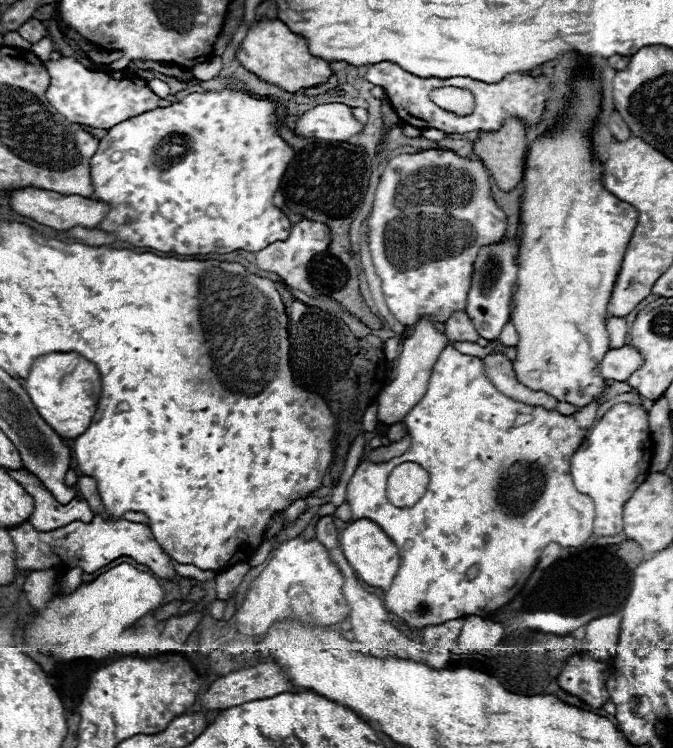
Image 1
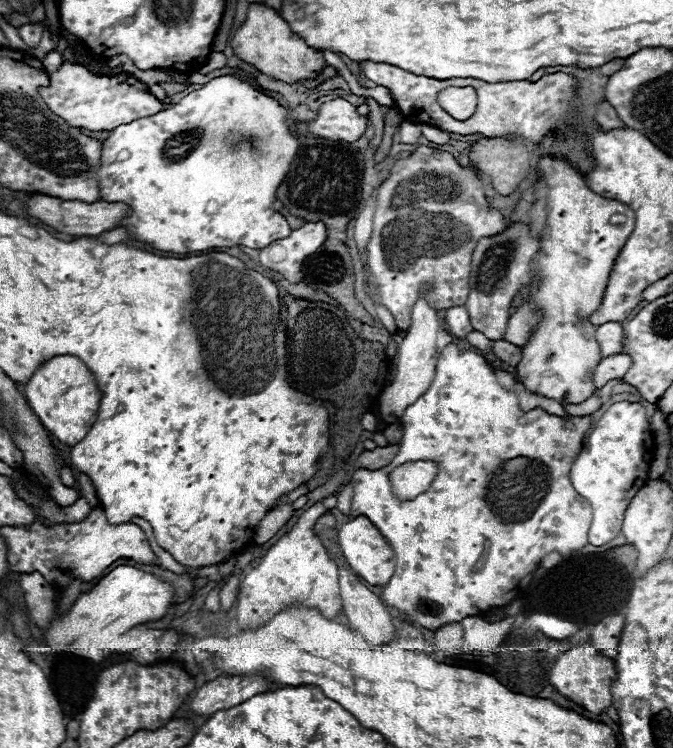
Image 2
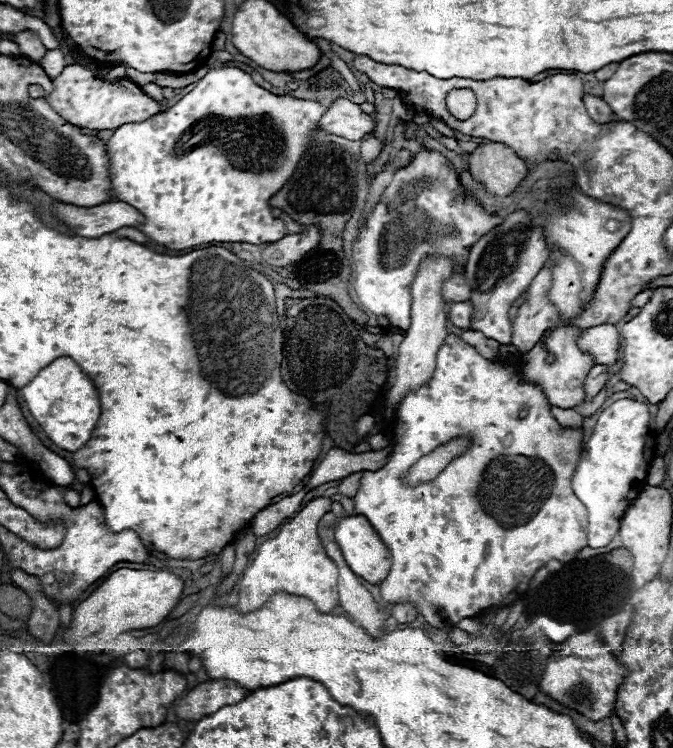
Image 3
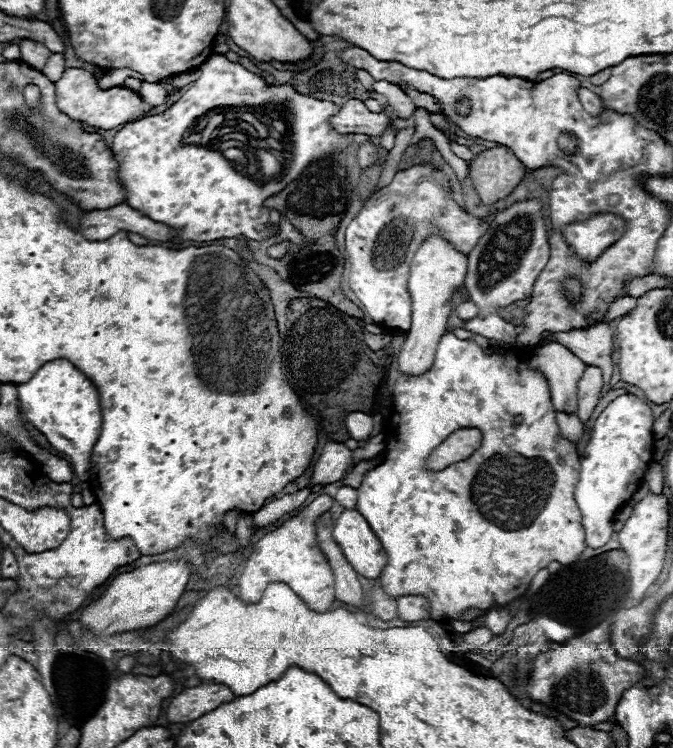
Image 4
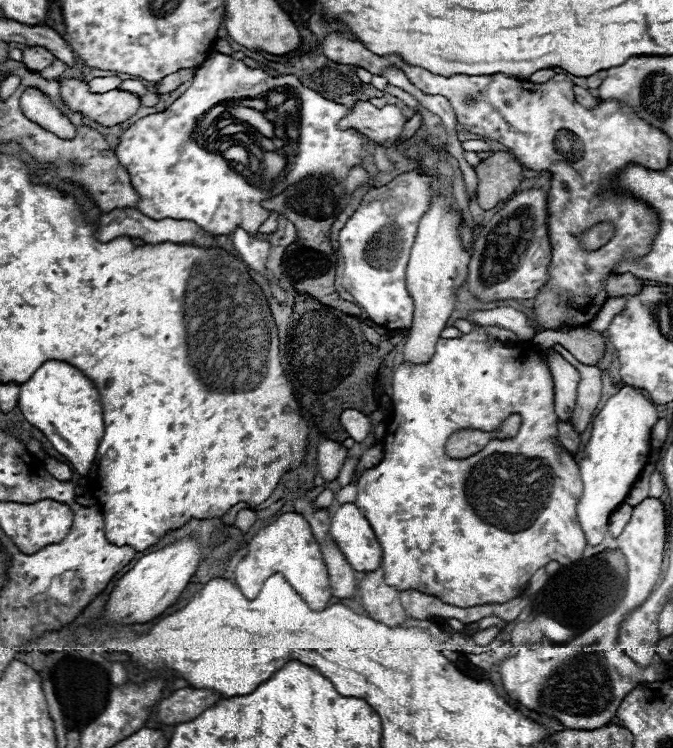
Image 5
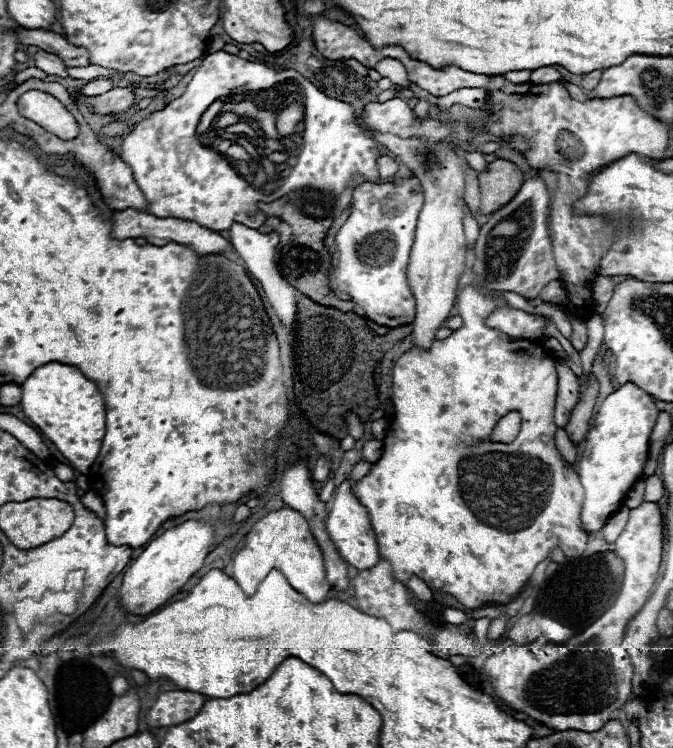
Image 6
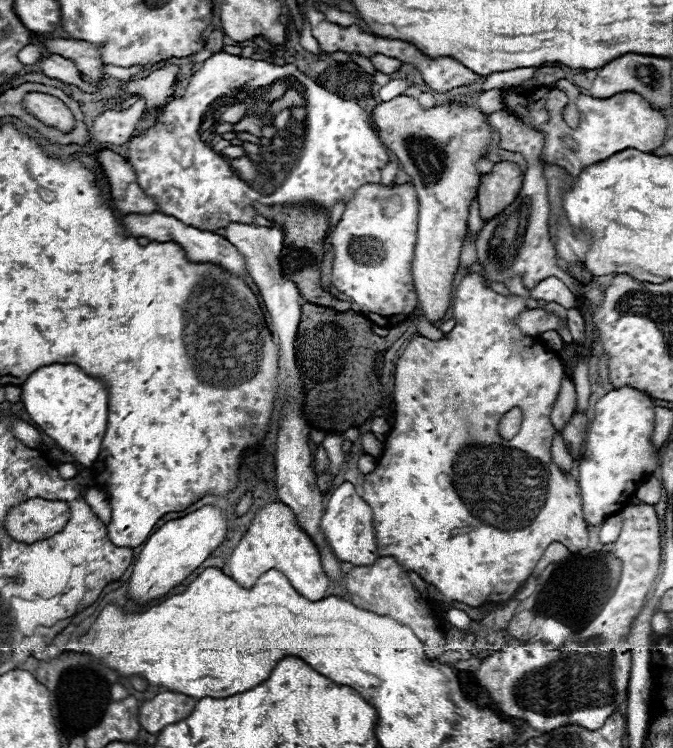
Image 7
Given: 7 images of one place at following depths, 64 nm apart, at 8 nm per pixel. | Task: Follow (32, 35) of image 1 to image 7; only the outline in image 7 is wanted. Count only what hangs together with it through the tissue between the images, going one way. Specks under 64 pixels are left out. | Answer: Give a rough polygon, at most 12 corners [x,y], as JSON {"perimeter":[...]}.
{"perimeter":[[60,54],[40,60],[46,76],[66,84],[80,84],[82,74]]}

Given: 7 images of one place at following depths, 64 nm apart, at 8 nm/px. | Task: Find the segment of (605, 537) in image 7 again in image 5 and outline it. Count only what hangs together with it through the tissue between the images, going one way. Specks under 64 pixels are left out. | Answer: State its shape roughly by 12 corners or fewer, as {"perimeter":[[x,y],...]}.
{"perimeter":[[622,504],[608,522],[612,538],[624,530],[632,506]]}

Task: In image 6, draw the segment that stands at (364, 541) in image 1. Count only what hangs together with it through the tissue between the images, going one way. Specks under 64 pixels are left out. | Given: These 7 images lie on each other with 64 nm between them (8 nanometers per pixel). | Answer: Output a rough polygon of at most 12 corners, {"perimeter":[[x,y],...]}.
{"perimeter":[[344,480],[326,516],[326,530],[344,562],[378,564],[368,510]]}

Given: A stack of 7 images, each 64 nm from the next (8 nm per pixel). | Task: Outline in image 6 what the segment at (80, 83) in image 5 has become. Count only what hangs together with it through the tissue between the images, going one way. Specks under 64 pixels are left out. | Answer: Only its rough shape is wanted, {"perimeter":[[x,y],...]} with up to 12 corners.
{"perimeter":[[128,88],[86,98],[98,114],[124,114],[134,104]]}

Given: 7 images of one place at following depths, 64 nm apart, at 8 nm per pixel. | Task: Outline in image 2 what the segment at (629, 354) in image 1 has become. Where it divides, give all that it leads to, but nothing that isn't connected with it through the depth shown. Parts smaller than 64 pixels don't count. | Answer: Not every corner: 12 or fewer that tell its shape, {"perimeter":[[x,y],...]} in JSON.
{"perimeter":[[616,354],[594,368],[594,388],[622,378],[632,360]]}

